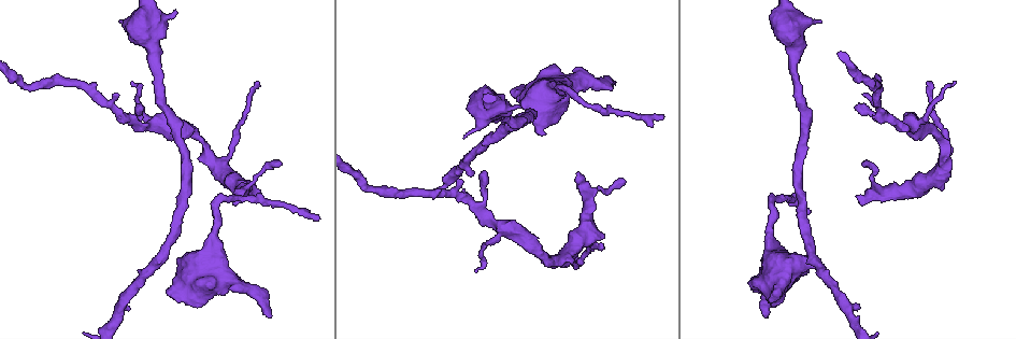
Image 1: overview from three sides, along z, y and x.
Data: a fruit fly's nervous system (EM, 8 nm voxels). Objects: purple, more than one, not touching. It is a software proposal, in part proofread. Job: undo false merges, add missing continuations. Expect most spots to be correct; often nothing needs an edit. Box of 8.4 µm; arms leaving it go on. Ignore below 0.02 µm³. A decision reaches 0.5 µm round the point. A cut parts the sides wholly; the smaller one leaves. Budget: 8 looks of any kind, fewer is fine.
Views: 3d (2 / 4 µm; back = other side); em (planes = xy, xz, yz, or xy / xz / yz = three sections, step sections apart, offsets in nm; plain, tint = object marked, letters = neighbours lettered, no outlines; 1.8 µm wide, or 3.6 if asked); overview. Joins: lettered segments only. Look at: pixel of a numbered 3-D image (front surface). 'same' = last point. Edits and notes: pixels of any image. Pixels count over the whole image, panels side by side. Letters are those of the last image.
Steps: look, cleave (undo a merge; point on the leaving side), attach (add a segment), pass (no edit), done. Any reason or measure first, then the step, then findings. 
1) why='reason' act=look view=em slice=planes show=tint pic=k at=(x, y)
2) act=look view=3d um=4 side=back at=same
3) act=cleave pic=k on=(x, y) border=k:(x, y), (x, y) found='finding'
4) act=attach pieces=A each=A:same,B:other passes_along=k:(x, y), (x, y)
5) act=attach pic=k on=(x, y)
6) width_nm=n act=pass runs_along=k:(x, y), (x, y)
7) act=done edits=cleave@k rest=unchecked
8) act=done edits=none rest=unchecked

why='free end' act=look view=3d um=2 pic=1 at=(260, 190)

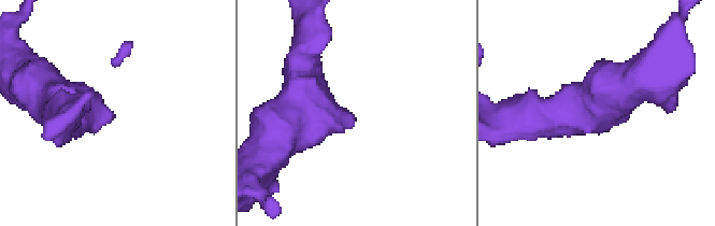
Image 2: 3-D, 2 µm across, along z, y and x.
act=look view=em slice=xz step=8 show=letters pic=2 at=(350, 126)

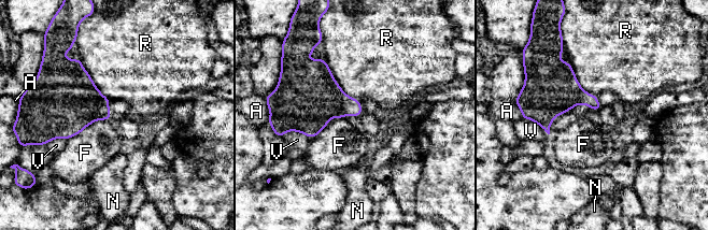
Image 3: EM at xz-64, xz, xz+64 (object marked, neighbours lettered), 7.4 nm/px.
act=look view=em slice=planes show=letters at=same

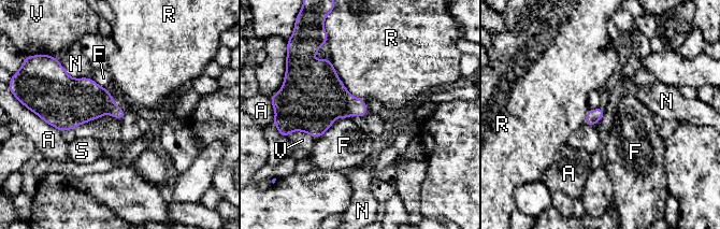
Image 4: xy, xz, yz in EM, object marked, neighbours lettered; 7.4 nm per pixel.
act=pass each=A:other,F:other,N:other,R:other,S:other,V:other found='no lettered segment goes on from it'

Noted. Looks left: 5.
why='an open end' act=look view=em slice=xz step=4 show=tint pic=1 at=(578, 172)

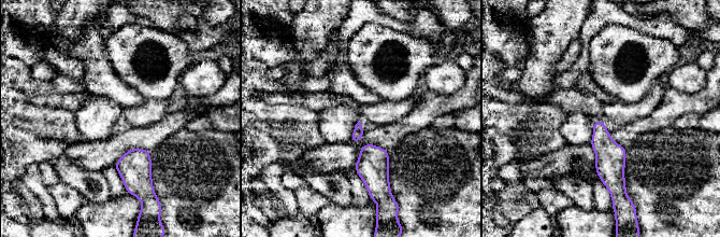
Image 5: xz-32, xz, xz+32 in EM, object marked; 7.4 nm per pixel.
why='cut it another way' act=look view=em slice=planes show=letters at=same

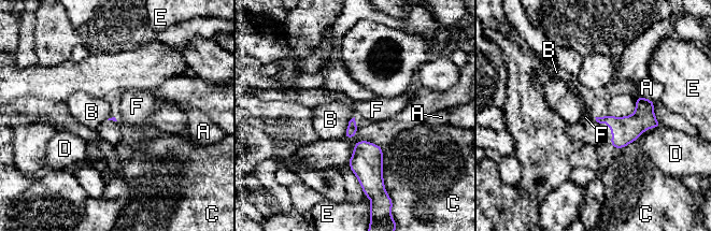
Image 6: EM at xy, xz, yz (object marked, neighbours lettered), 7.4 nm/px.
longest_contact=C:300nm act=pass each=A:other,B:other,C:other,D:other,E:other,F:other found='no lettered segment goes on from it'

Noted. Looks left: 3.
why='an open end' act=look view=em slice=planes show=plain pic=1 at=(765, 317)

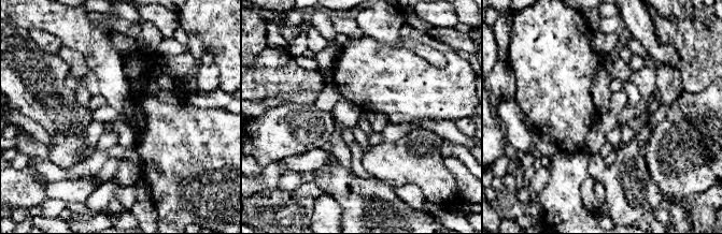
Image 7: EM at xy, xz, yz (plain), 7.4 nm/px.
act=look view=em slice=planes show=tint at=same

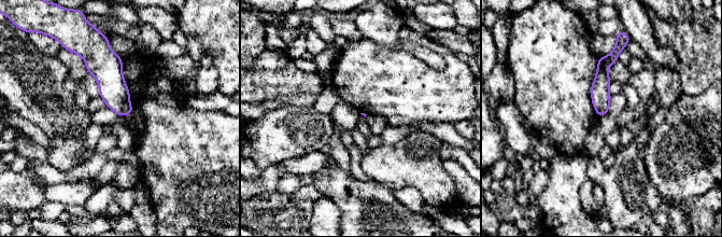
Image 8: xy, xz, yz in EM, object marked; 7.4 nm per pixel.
act=look view=em slice=planes show=letters at=same

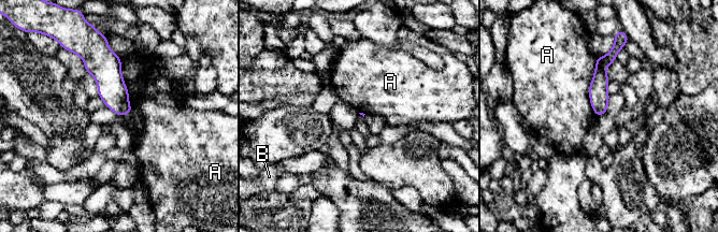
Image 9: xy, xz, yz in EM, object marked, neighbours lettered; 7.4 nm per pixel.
act=pass each=A:other,B:other found='no lettered segment goes on from it'

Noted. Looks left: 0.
act=done edits=none rest=unchecked

